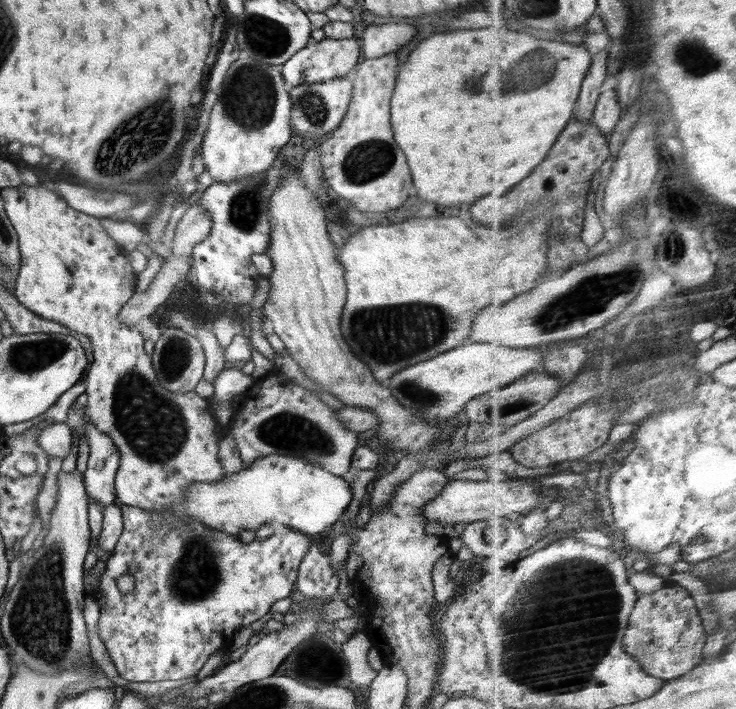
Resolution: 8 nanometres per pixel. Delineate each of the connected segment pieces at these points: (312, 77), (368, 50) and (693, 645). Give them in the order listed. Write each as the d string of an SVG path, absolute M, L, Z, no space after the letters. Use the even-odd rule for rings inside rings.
M326 38L320 42L311 40L302 50L296 51L284 64L281 73L287 85L295 88L299 85L326 82L338 77L349 77L360 55L358 41L354 38Z
M379 24L364 27L362 54L368 58L378 58L404 48L416 36L416 28L410 24Z
M680 584L666 586L654 594L641 595L628 628L627 651L639 659L643 669L658 678L673 681L704 664L704 651L709 639L704 630L696 600L690 590Z

